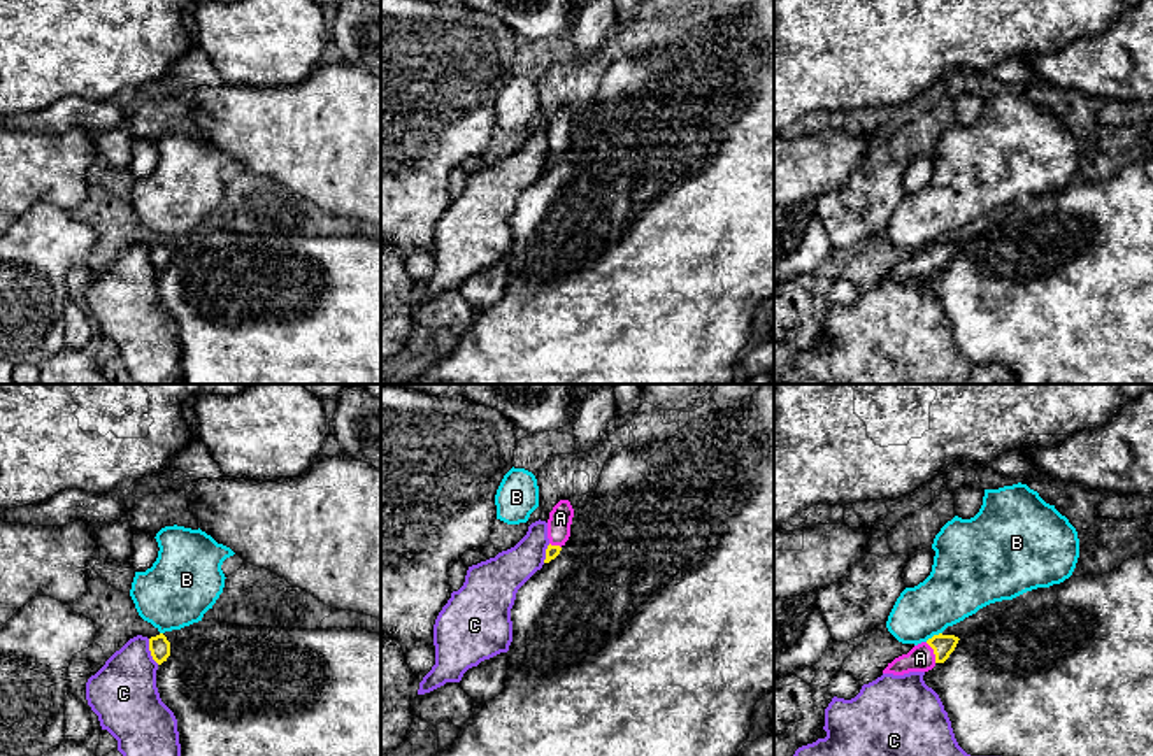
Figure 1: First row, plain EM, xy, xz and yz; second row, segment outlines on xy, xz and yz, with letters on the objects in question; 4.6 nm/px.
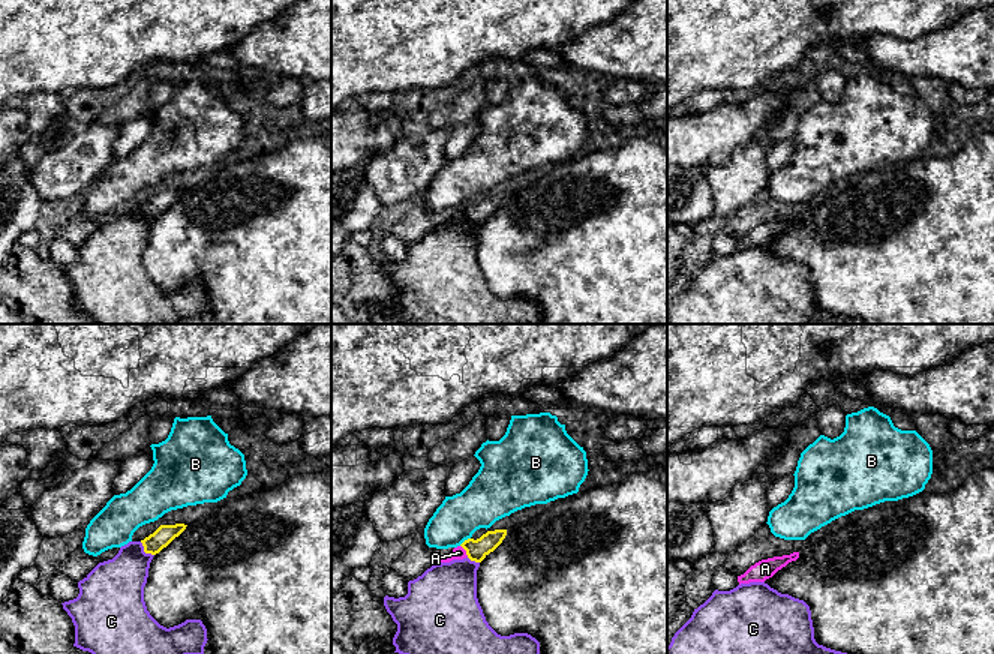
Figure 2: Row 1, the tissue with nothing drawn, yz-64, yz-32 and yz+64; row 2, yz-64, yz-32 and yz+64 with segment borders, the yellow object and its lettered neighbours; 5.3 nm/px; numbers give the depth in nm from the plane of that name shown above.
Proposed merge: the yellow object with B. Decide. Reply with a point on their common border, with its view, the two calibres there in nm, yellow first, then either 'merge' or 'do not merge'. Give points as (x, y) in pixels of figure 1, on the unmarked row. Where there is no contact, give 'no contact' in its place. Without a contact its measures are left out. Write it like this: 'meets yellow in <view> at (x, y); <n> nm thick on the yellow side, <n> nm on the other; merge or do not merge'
meets yellow in yz at (934, 242); 100 nm thick on the yellow side, 280 nm on the other; do not merge

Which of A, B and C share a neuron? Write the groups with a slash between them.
A / B / C

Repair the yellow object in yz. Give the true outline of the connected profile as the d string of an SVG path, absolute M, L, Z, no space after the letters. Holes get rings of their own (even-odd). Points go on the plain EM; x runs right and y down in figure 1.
M934 242L927 249L914 253L907 261L888 270L883 281L904 282L909 279L928 279L949 265L958 247L955 242Z

